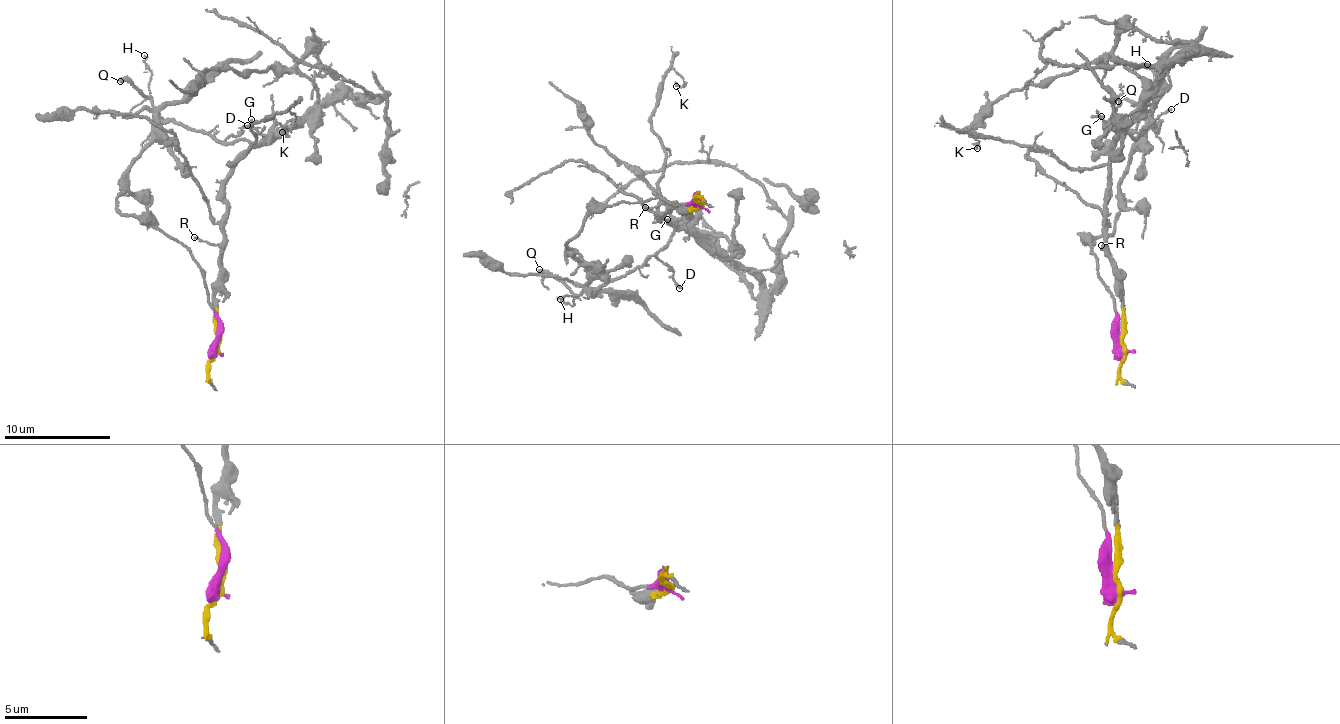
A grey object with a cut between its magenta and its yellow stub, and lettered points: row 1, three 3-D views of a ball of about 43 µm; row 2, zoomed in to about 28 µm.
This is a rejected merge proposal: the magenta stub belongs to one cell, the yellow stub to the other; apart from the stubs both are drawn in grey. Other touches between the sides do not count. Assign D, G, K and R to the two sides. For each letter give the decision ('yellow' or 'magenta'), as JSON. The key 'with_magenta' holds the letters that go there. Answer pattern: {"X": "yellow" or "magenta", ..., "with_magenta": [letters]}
{"D": "yellow", "G": "yellow", "K": "yellow", "R": "yellow", "with_magenta": []}

